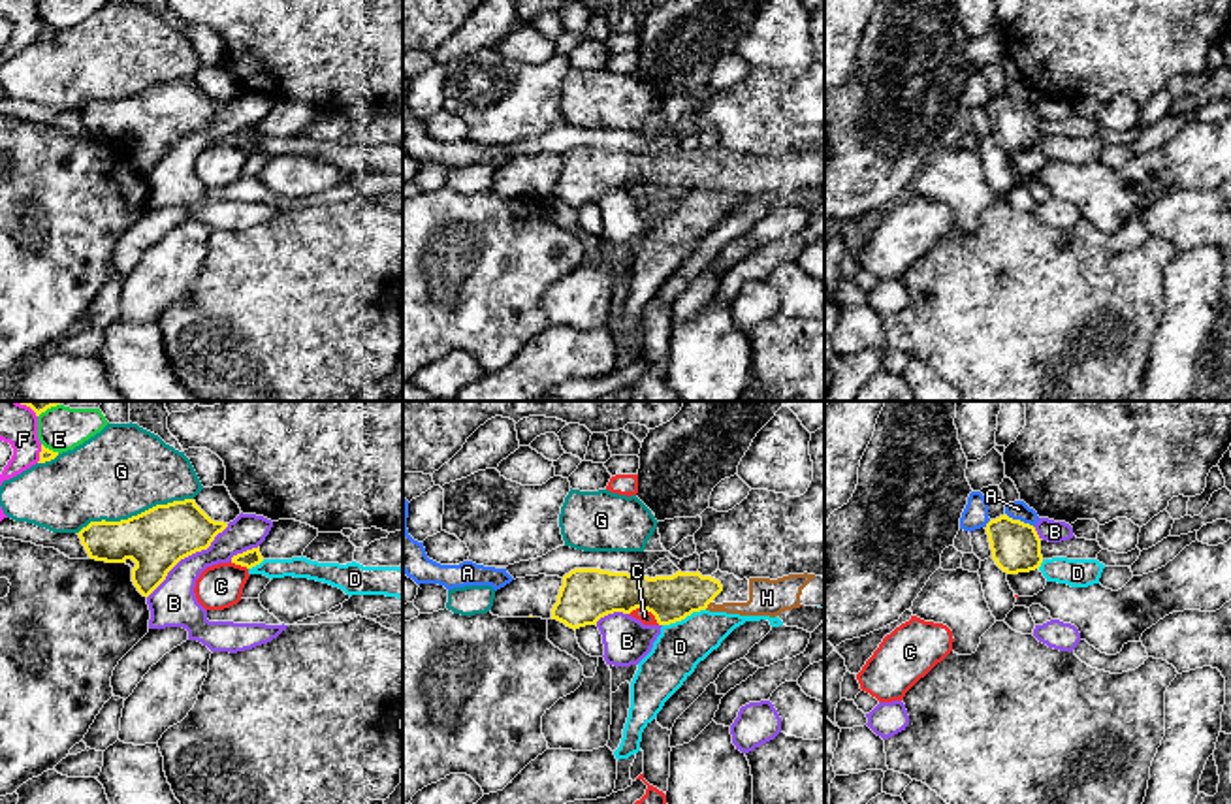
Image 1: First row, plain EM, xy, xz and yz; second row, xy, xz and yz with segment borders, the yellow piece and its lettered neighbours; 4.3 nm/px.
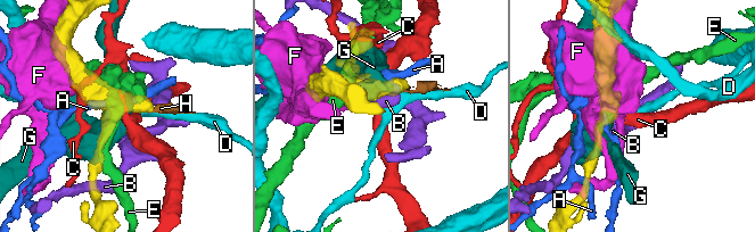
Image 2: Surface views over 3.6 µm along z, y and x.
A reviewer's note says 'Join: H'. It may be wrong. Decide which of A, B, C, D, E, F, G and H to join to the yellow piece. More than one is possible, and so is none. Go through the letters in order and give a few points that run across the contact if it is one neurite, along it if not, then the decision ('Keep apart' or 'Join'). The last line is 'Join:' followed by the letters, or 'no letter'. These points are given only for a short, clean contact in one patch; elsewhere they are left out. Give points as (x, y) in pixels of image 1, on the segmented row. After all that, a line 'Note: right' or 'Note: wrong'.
A: Keep apart
B: Keep apart
C: Line: xz (629, 612), (646, 609), (659, 624). Keep apart
D: Line: xz (704, 609), (663, 626). Keep apart
E: Keep apart
F: Keep apart
G: Keep apart
H: Line: xz (671, 599), (708, 603), (755, 607), (767, 597). Join
Join: H
Note: right

